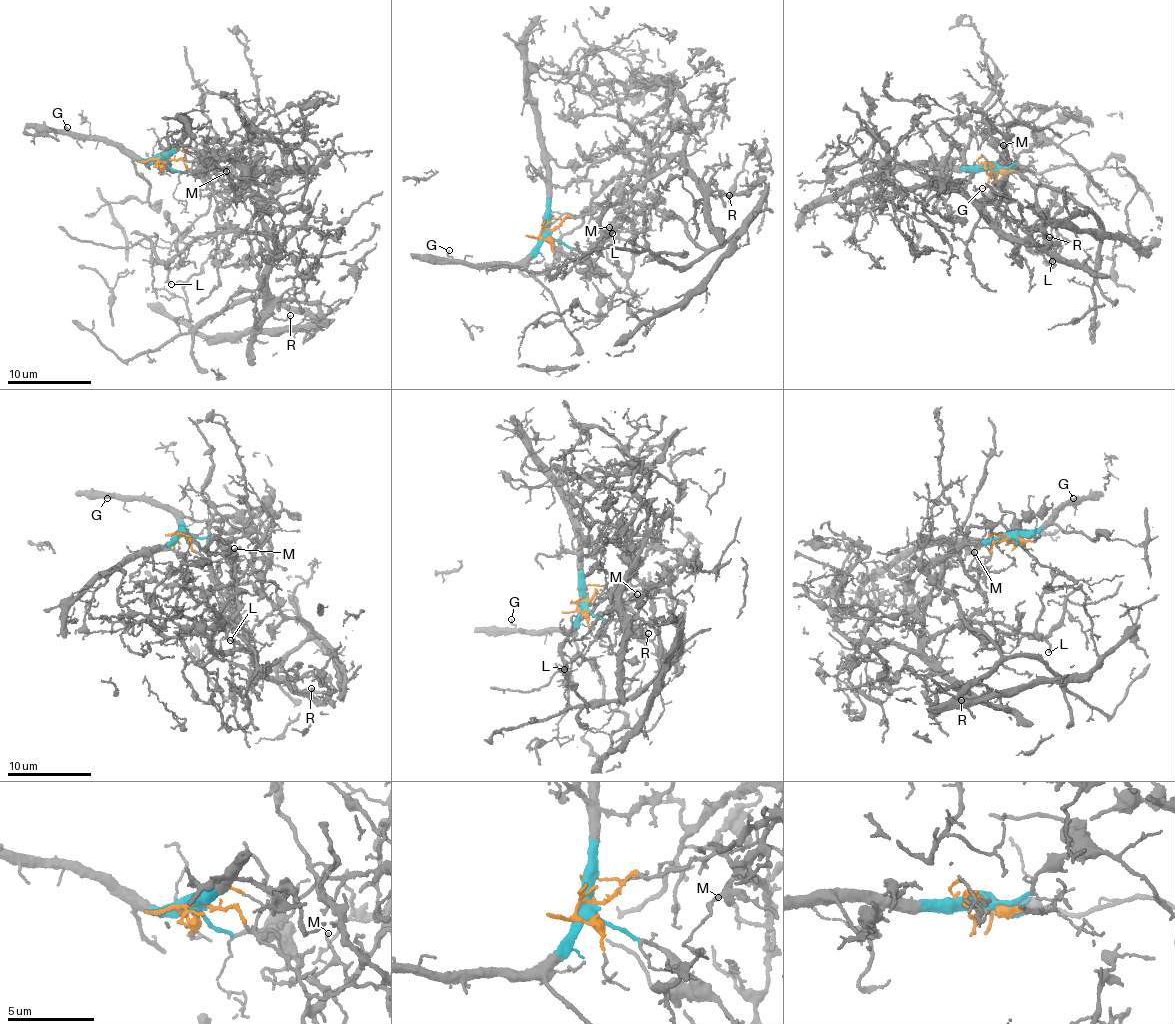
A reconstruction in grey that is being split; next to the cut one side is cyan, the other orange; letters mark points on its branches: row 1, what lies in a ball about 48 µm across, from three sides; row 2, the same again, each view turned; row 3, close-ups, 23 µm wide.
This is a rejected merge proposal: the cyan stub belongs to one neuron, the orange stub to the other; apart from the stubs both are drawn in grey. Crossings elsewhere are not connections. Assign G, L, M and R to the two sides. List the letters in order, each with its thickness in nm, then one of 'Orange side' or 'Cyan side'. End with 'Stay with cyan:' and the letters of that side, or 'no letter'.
G: Thickness 140 nm. Cyan side
L: Thickness 180 nm. Orange side
M: Thickness 110 nm. Orange side
R: Thickness 120 nm. Orange side
Stay with cyan: G

